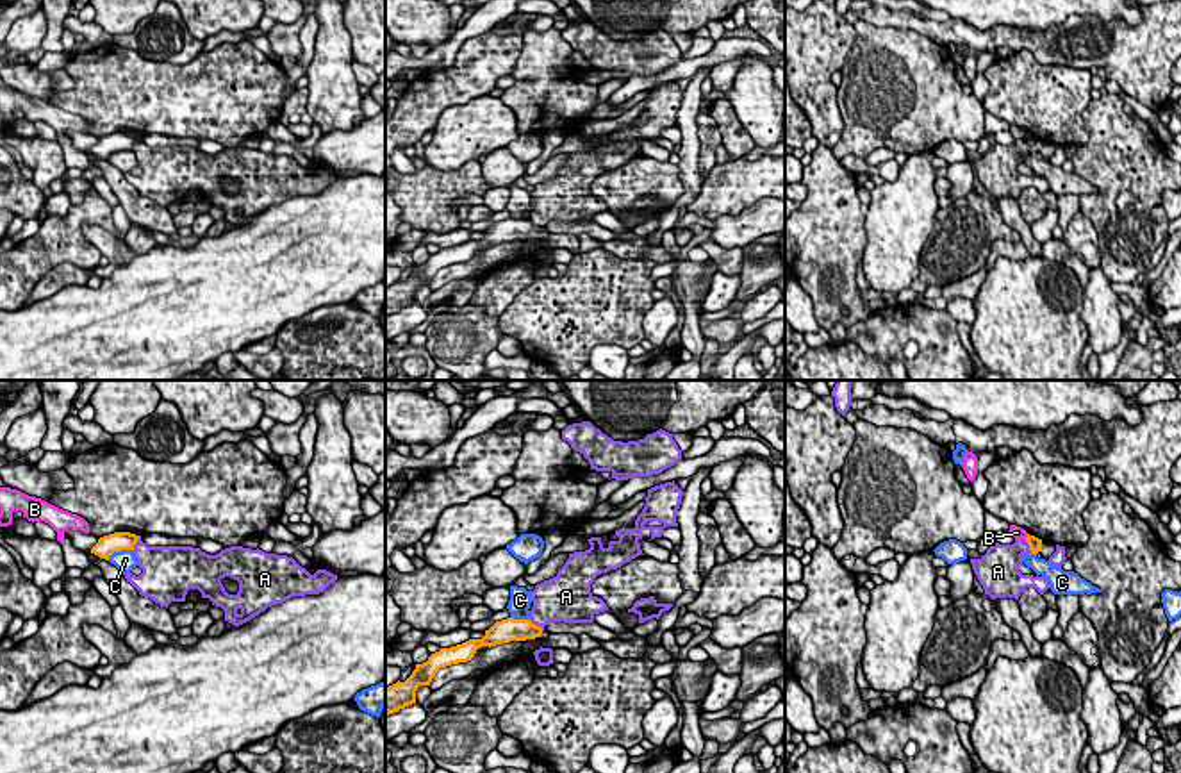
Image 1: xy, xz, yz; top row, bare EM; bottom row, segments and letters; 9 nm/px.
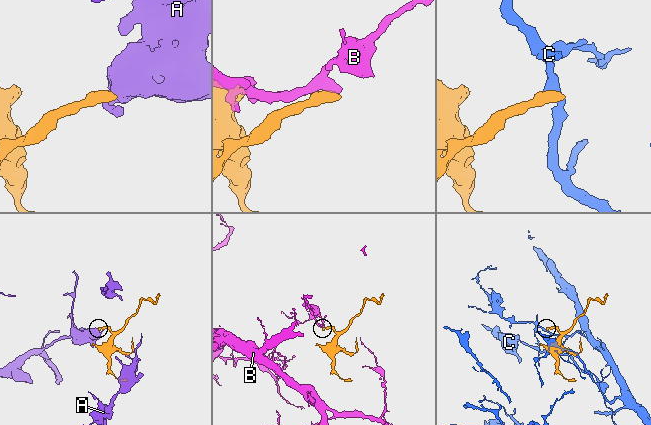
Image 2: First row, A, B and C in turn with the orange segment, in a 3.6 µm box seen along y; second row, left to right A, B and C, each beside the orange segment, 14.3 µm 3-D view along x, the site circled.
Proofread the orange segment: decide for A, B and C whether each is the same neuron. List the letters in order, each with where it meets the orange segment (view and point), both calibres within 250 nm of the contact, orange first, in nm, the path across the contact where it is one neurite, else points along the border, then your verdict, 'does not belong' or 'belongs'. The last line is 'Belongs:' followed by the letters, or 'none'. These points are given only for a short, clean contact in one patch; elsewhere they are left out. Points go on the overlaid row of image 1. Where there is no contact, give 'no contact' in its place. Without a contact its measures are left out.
A: meets orange in xz at (536, 625); 200 nm thick on the orange side, 320 nm on the other; border along xz (528, 620), (543, 629); does not belong
B: meets orange in yz at (1028, 536); 130 nm thick on the orange side, 120 nm on the other; border along yz (1028, 534), (1024, 538); does not belong
C: meets orange in xy at (118, 550); 180 nm thick on the orange side, 190 nm on the other; border along xy (131, 548), (122, 548), (107, 559); does not belong
Belongs: none

